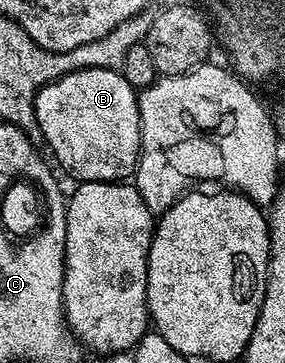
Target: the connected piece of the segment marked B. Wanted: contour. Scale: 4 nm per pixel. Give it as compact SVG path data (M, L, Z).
M81 68L78 72L66 72L37 91L33 103L36 127L41 127L54 158L74 176L74 181L125 182L136 173L137 162L141 158L138 95L138 89L130 85L120 71L112 68Z

